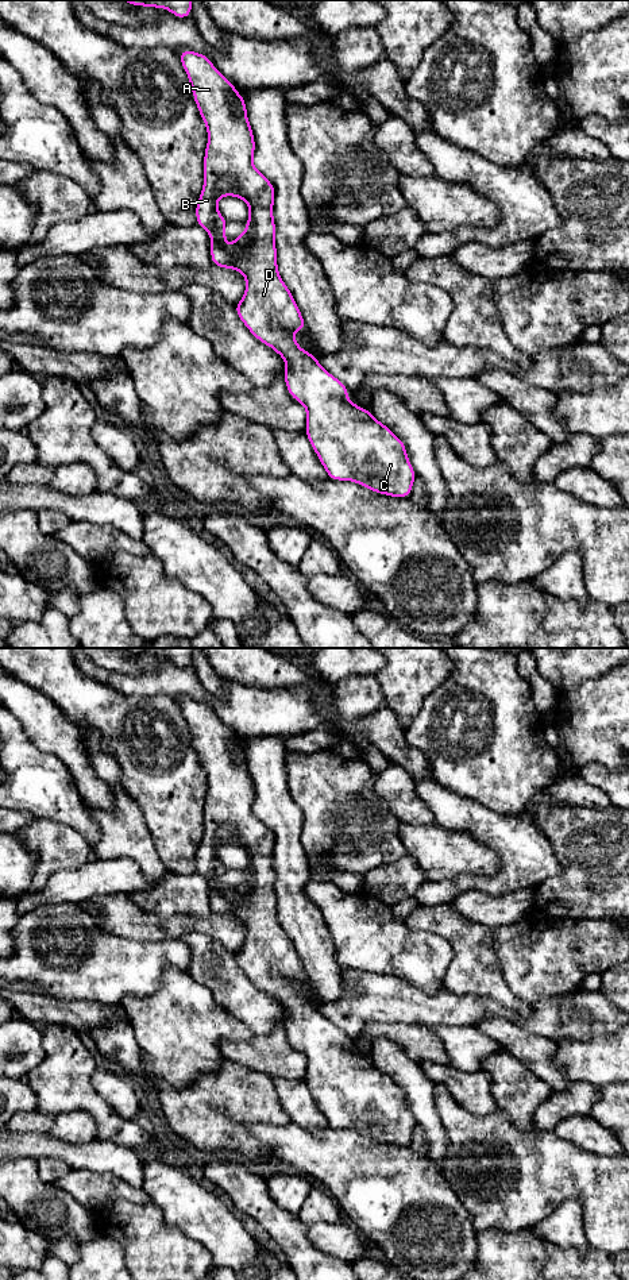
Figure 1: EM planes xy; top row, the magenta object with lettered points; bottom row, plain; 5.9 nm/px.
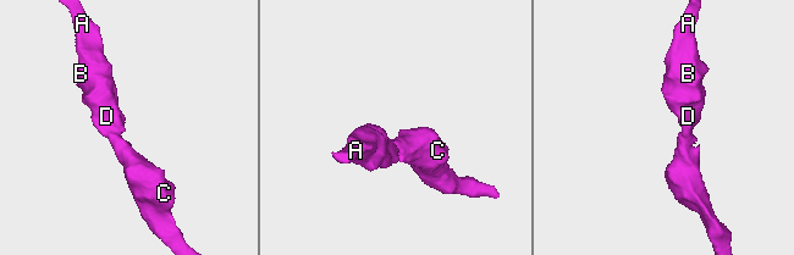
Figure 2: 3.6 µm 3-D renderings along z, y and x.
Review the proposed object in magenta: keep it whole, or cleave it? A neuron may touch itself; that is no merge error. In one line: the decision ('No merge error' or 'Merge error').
No merge error

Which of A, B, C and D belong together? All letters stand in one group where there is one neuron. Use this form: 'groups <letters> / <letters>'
groups A B C D

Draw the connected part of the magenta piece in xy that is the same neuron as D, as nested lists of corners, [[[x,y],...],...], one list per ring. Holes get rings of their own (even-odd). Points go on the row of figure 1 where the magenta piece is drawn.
[[[188,49],[178,53],[188,74],[201,119],[208,131],[204,154],[204,185],[196,204],[196,221],[211,236],[212,265],[240,271],[246,277],[243,298],[235,305],[238,317],[261,343],[271,347],[285,361],[285,385],[293,400],[306,409],[305,435],[308,436],[328,478],[333,481],[352,481],[367,490],[383,496],[406,498],[412,493],[416,473],[406,455],[405,443],[393,431],[378,421],[371,410],[358,406],[348,397],[348,388],[328,373],[312,352],[302,350],[293,332],[306,329],[297,302],[281,279],[277,265],[275,223],[273,205],[274,185],[252,165],[255,138],[244,96],[225,78],[201,53]],[[220,197],[242,198],[250,208],[246,231],[232,238],[234,247],[225,247],[225,228],[228,221],[217,209]]]

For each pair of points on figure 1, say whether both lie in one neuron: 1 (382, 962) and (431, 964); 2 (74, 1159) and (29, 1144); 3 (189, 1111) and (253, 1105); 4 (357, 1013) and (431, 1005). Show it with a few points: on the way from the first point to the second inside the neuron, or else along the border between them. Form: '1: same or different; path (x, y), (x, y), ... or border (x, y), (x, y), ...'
1: same; path (393, 952), (419, 957)
2: same; path (64, 1151), (39, 1145)
3: same; path (205, 1111), (217, 1110), (223, 1105), (236, 1105)
4: same; path (375, 1005), (412, 1005)

